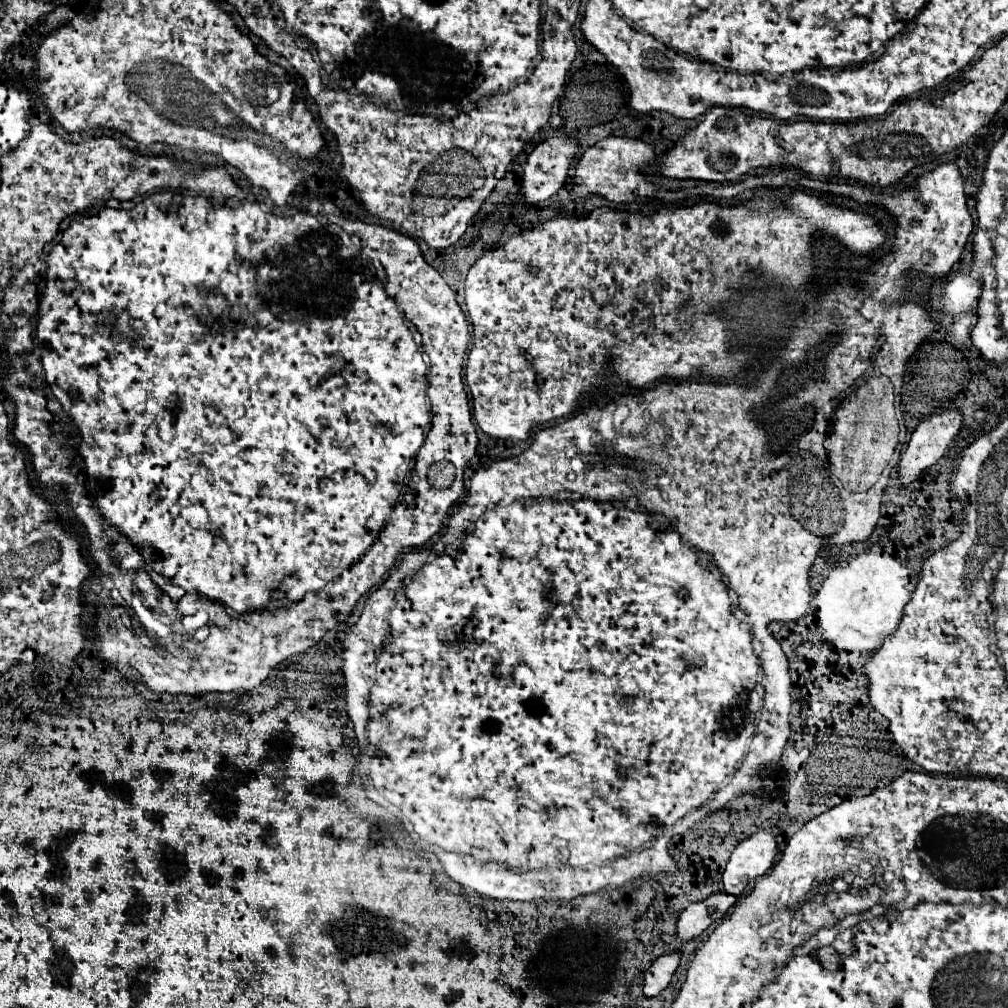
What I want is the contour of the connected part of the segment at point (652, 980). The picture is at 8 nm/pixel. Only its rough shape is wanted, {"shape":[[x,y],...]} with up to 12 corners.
{"shape":[[680,953],[658,957],[646,973],[642,993],[656,997],[670,985]]}

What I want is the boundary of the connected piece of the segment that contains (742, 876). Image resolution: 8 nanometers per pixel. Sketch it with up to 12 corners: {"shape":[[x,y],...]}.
{"shape":[[766,831],[740,841],[722,873],[736,897],[768,873],[776,839]]}

